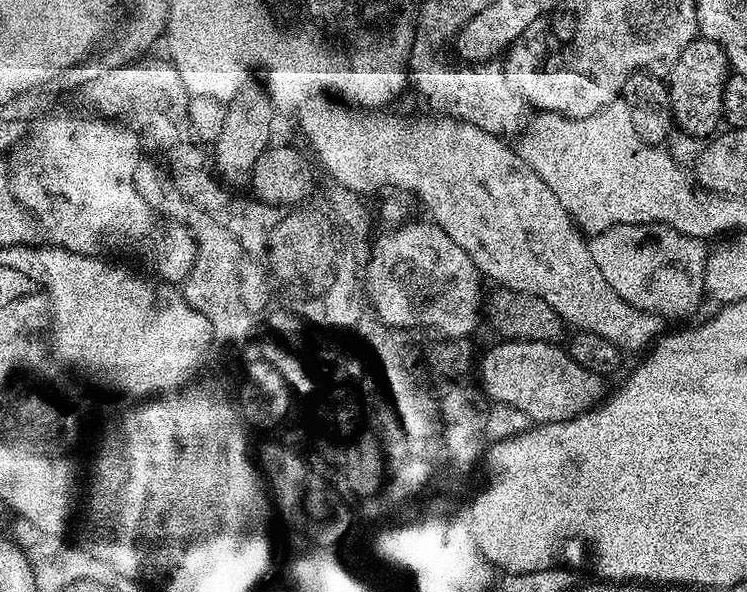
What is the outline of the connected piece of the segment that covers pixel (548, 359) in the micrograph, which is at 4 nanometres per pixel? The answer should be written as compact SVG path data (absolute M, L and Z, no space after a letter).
M505 339L499 343L478 360L478 383L489 401L520 408L536 424L553 424L588 412L604 399L605 381L578 366L559 343Z

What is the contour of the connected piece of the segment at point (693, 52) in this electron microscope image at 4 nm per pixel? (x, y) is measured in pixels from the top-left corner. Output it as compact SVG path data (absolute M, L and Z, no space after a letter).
M697 35L696 39L690 42L690 46L682 50L678 62L674 62L672 71L666 76L672 119L679 131L681 128L688 136L708 138L721 127L724 118L722 94L726 90L729 75L728 55L718 42Z

